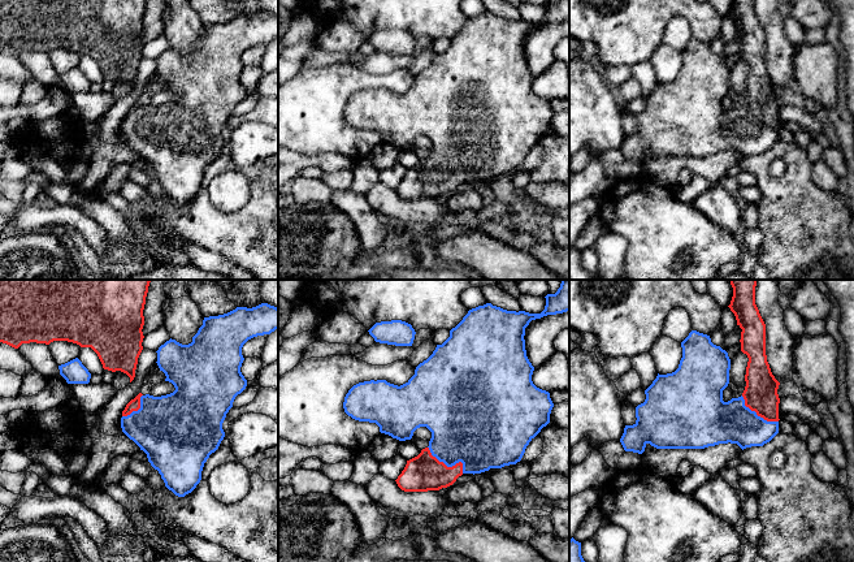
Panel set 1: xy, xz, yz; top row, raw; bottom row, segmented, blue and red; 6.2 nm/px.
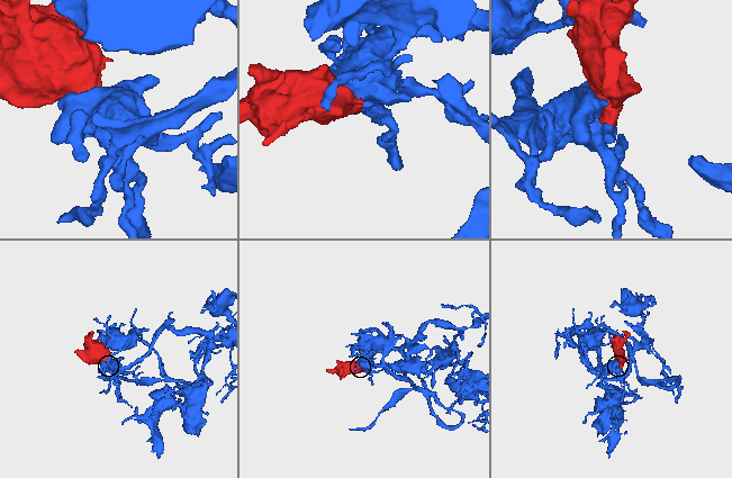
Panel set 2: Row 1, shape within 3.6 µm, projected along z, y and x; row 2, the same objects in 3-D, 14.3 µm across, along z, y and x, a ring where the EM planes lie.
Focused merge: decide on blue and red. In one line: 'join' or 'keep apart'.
join

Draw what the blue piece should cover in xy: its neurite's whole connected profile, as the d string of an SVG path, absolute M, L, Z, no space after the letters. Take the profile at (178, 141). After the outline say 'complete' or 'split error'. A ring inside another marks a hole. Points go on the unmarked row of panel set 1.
M268 12L252 17L237 16L224 23L204 26L203 34L192 46L191 52L182 53L170 47L156 60L156 72L160 79L165 82L165 90L172 91L175 99L161 105L139 101L122 120L121 137L147 163L151 174L159 180L165 195L175 204L185 206L196 196L201 189L204 172L218 157L225 146L222 131L226 122L233 116L235 105L247 95L247 88L240 81L244 69L243 53L253 46L270 43L276 38L278 38L277 16Z | split error

